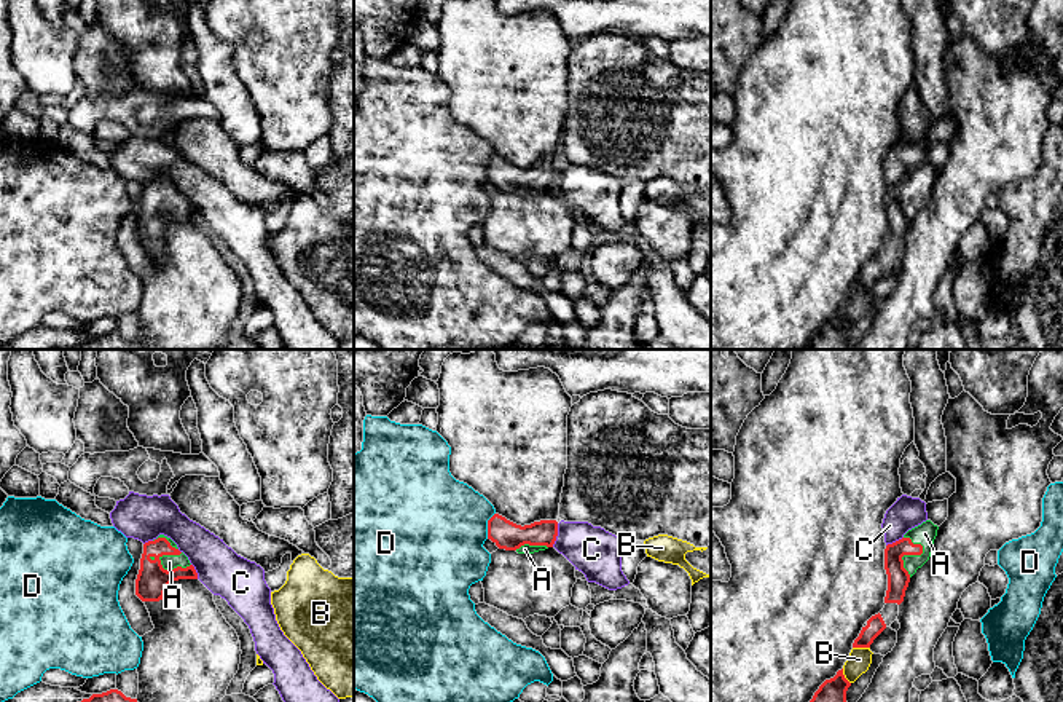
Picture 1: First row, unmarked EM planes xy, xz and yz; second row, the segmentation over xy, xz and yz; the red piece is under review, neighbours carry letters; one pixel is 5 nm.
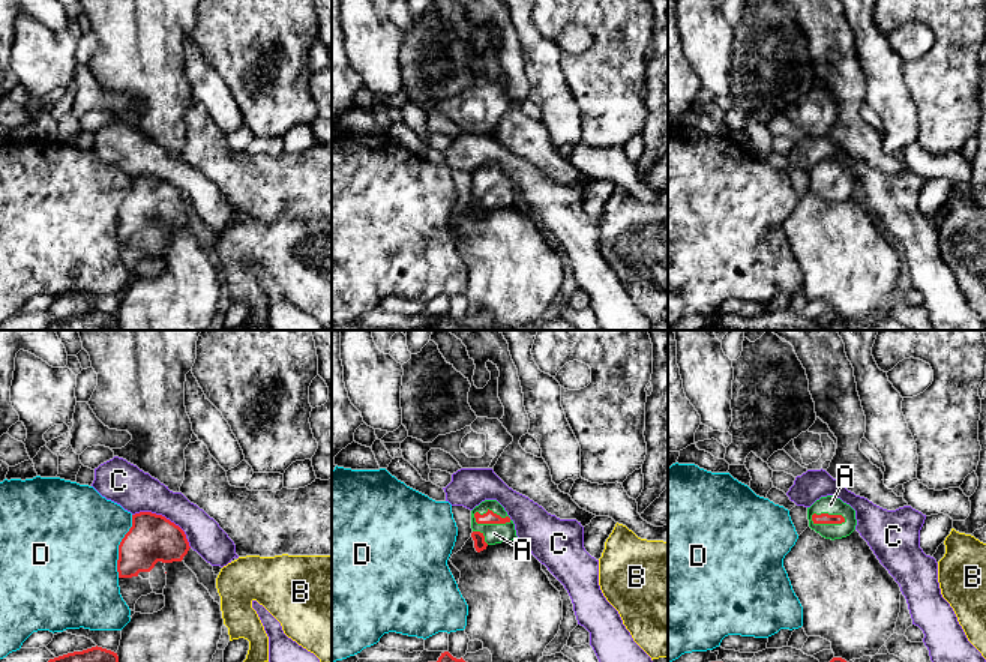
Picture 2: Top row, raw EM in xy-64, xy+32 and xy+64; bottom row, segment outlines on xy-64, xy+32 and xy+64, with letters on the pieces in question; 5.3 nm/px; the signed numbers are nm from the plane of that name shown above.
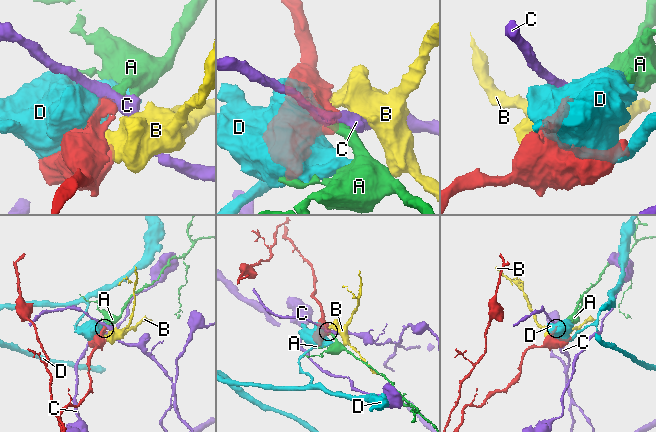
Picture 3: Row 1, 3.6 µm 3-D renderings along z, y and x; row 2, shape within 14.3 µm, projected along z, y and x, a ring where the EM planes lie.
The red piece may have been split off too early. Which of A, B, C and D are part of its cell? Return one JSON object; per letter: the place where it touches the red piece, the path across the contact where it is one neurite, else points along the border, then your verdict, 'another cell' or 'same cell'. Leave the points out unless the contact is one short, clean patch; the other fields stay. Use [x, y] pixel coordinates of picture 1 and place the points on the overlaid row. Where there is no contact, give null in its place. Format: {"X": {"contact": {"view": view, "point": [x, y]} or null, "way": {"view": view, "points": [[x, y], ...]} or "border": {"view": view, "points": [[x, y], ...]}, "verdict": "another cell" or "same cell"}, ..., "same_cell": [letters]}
{"A": {"contact": {"view": "yz", "point": [913, 554]}, "way": {"view": "yz", "points": [[898, 576], [902, 557], [913, 554], [921, 552], [925, 533]]}, "verdict": "same cell"}, "B": {"contact": {"view": "yz", "point": [861, 646]}, "border": {"view": "yz", "points": [[853, 646], [869, 648]]}, "verdict": "another cell"}, "C": {"contact": {"view": "xz", "point": [556, 535]}, "border": {"view": "xz", "points": [[558, 524], [558, 533], [552, 546]]}, "verdict": "another cell"}, "D": {"contact": {"view": "xz", "point": [488, 525]}, "verdict": "another cell"}, "same_cell": ["A"]}

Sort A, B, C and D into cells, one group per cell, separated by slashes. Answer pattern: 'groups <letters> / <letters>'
groups A / B / C / D

